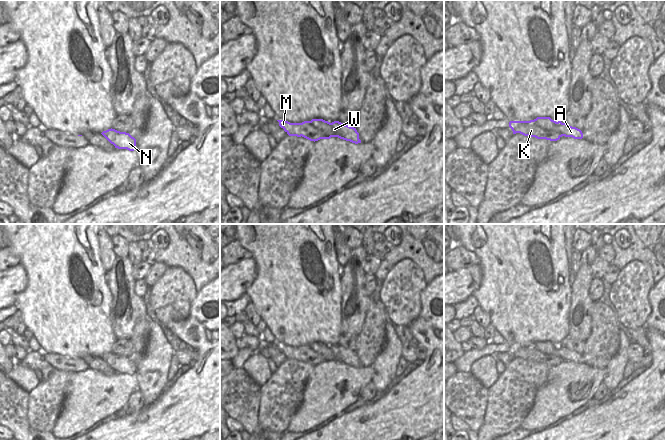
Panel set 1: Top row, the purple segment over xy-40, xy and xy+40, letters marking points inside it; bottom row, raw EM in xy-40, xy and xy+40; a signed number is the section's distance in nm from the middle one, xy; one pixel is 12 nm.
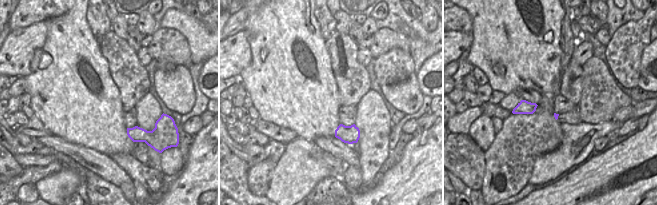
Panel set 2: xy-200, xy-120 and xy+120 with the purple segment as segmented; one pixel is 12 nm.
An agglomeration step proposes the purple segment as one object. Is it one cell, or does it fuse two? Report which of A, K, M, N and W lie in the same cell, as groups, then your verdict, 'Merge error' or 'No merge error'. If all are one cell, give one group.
Groups: A K M N W. No merge error.

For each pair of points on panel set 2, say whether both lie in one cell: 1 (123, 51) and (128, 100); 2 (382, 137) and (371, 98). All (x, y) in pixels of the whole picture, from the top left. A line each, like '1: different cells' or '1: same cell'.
1: same cell
2: same cell

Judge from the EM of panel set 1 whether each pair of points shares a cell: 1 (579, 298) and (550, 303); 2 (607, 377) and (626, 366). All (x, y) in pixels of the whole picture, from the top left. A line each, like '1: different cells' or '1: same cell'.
1: different cells
2: different cells

